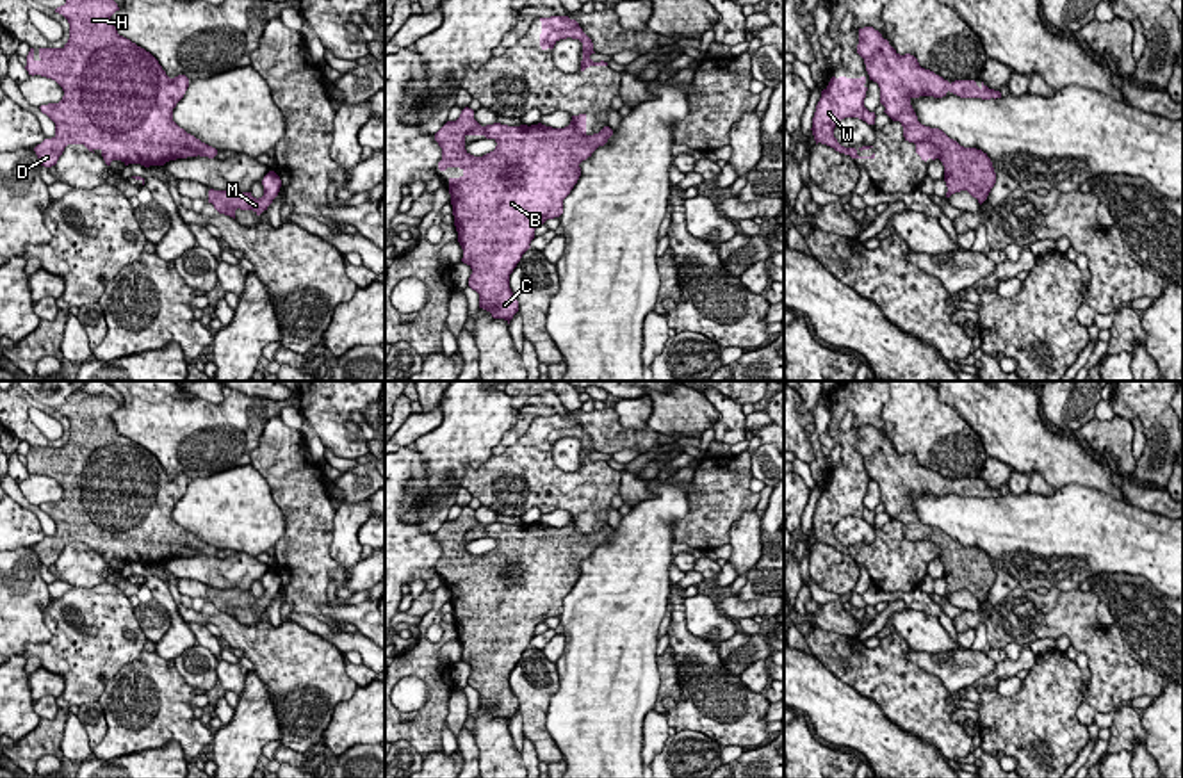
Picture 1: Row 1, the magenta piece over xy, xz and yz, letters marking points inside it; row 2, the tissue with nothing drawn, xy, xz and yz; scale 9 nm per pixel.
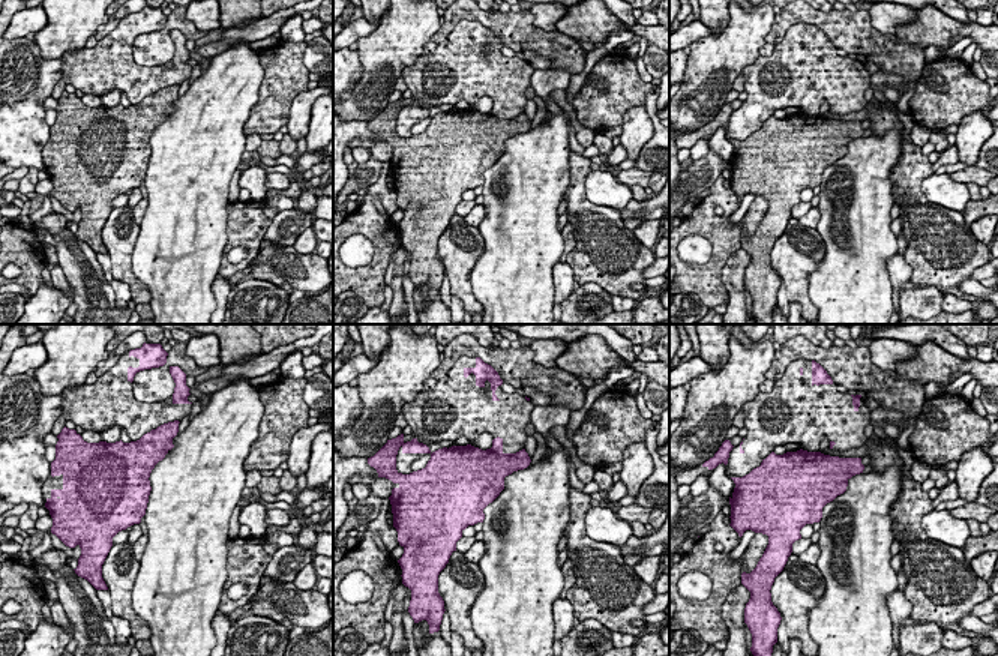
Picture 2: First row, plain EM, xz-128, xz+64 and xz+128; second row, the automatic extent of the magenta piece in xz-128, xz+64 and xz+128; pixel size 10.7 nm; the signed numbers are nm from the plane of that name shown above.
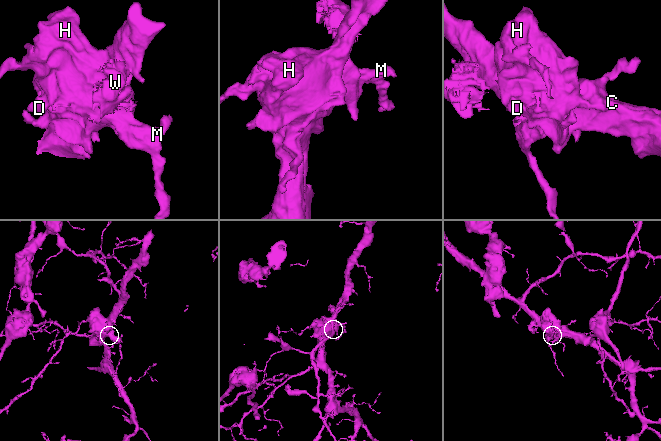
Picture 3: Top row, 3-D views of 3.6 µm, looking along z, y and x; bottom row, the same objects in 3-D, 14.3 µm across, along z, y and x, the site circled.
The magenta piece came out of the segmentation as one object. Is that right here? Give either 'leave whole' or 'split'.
split

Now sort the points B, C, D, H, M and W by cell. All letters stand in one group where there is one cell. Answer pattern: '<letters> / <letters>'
B C D H M / W

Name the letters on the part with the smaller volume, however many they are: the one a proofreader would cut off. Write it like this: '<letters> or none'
W

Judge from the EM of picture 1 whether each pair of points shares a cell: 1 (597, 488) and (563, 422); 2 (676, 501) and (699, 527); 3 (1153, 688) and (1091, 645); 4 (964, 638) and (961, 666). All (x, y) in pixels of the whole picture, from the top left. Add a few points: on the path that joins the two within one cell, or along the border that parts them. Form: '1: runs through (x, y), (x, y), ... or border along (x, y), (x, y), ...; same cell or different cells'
1: runs through (590, 470), (587, 465), (587, 442), (581, 437); same cell
2: border along (692, 483), (688, 510), (676, 522), (672, 540); different cells
3: runs through (1137, 680), (1128, 679), (1107, 657); same cell
4: border along (961, 647), (968, 650); different cells

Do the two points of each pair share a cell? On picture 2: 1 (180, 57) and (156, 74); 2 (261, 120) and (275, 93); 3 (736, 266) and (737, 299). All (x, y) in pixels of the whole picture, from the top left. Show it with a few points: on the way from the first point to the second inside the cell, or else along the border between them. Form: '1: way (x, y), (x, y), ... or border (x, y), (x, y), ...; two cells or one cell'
1: way (179, 65), (170, 74), (164, 74); one cell
2: way (267, 114), (273, 108), (275, 99); one cell
3: way (736, 273), (736, 291); one cell

